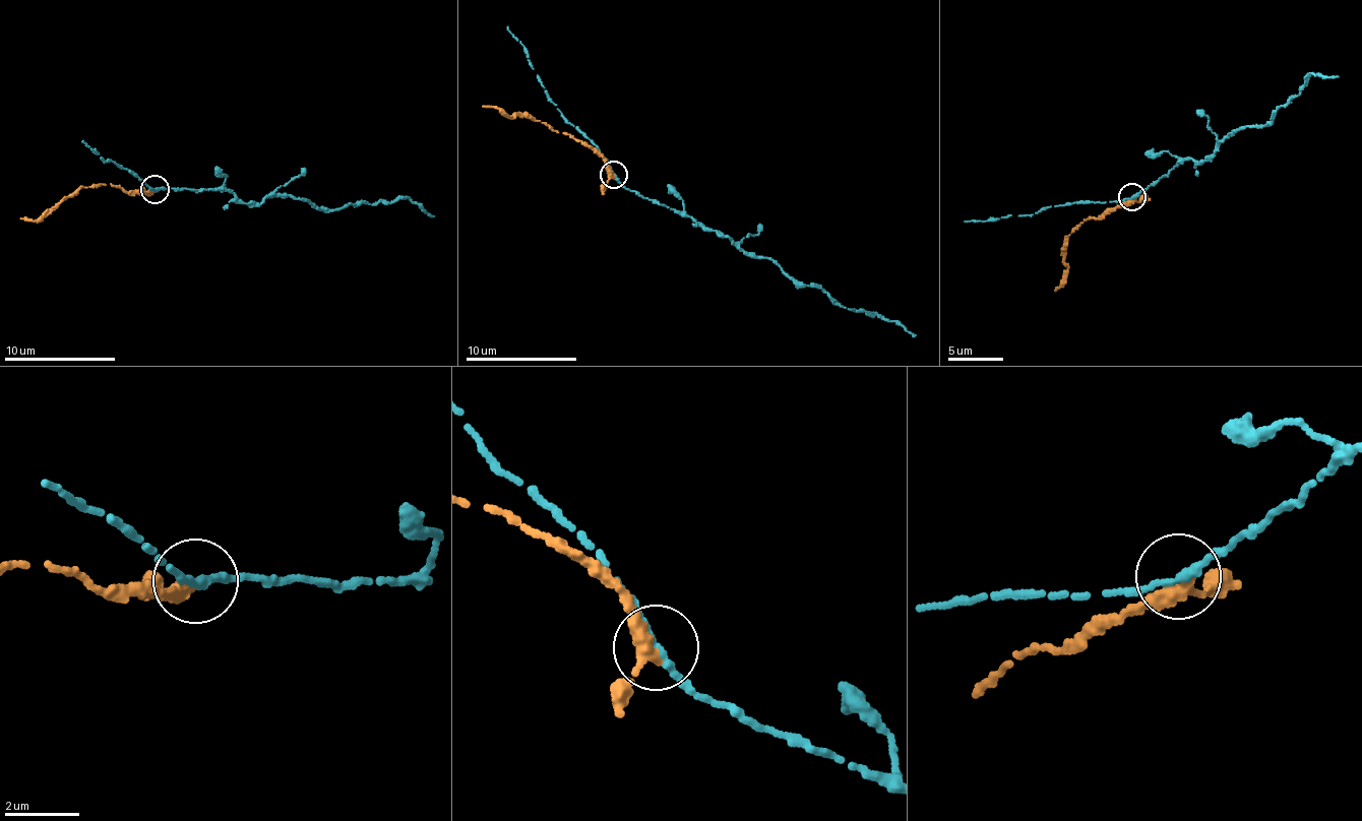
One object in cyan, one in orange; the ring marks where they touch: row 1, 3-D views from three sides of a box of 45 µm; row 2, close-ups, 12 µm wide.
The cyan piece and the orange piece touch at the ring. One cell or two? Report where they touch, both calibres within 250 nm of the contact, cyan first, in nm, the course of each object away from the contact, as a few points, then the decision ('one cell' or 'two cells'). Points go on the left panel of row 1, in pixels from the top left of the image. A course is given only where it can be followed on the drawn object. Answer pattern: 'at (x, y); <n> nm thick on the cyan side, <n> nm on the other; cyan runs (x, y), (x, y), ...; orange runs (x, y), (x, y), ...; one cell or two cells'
at (155, 189); 200 nm thick on the cyan side, 300 nm on the other; cyan runs (153, 189), (223, 189), (254, 204), (279, 194), (327, 210), (410, 197), (434, 216); orange runs (153, 191), (139, 192), (103, 184), (91, 186), (64, 197), (39, 217), (21, 217); one cell

